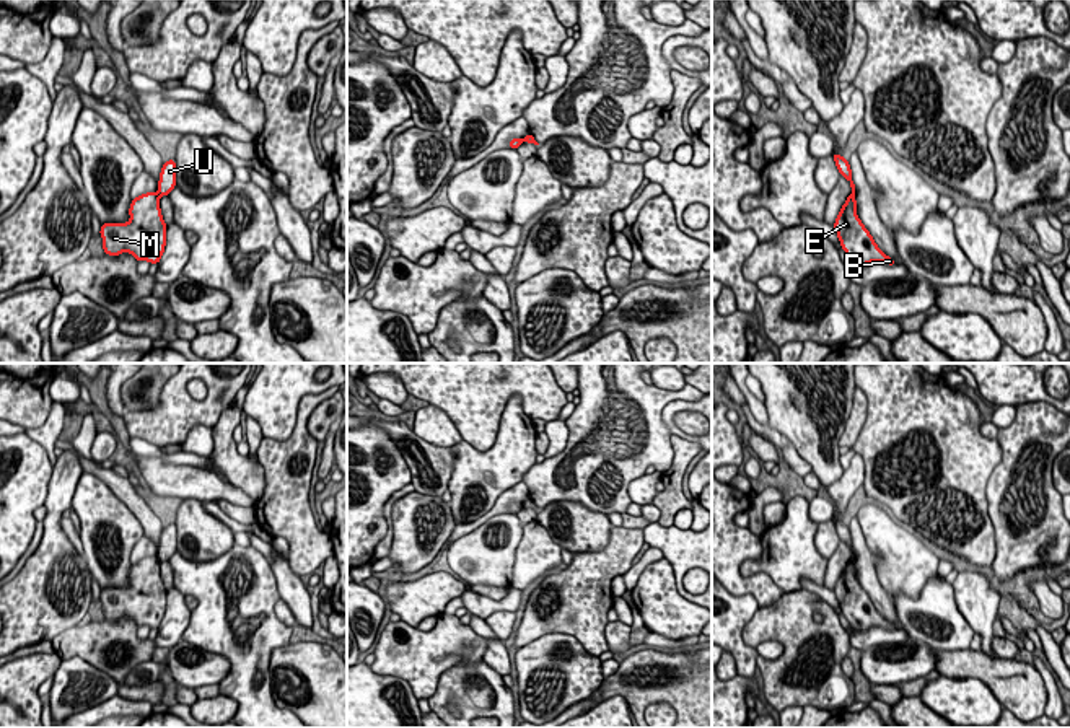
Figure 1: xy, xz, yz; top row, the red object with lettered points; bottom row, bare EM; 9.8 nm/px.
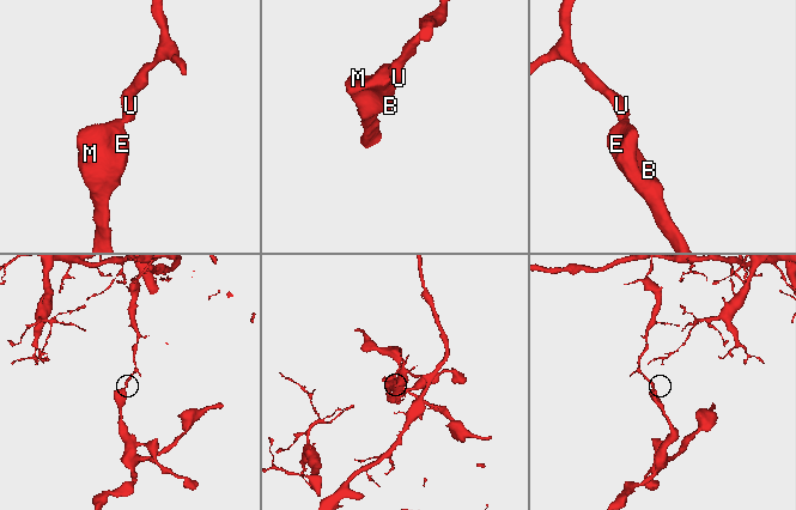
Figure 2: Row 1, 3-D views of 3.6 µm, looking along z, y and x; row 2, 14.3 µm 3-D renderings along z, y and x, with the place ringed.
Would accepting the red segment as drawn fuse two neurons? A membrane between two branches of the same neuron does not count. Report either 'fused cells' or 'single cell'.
fused cells

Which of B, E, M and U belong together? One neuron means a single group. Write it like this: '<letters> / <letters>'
B E M / U

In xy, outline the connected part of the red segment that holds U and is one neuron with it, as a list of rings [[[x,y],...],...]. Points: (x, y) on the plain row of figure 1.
[[[168,524],[163,528],[158,546],[158,559],[169,560],[176,552],[176,524]]]

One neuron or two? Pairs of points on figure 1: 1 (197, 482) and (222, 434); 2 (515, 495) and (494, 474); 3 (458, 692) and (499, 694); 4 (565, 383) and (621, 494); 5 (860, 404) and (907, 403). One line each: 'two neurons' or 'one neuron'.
1: two neurons
2: two neurons
3: one neuron
4: two neurons
5: two neurons

